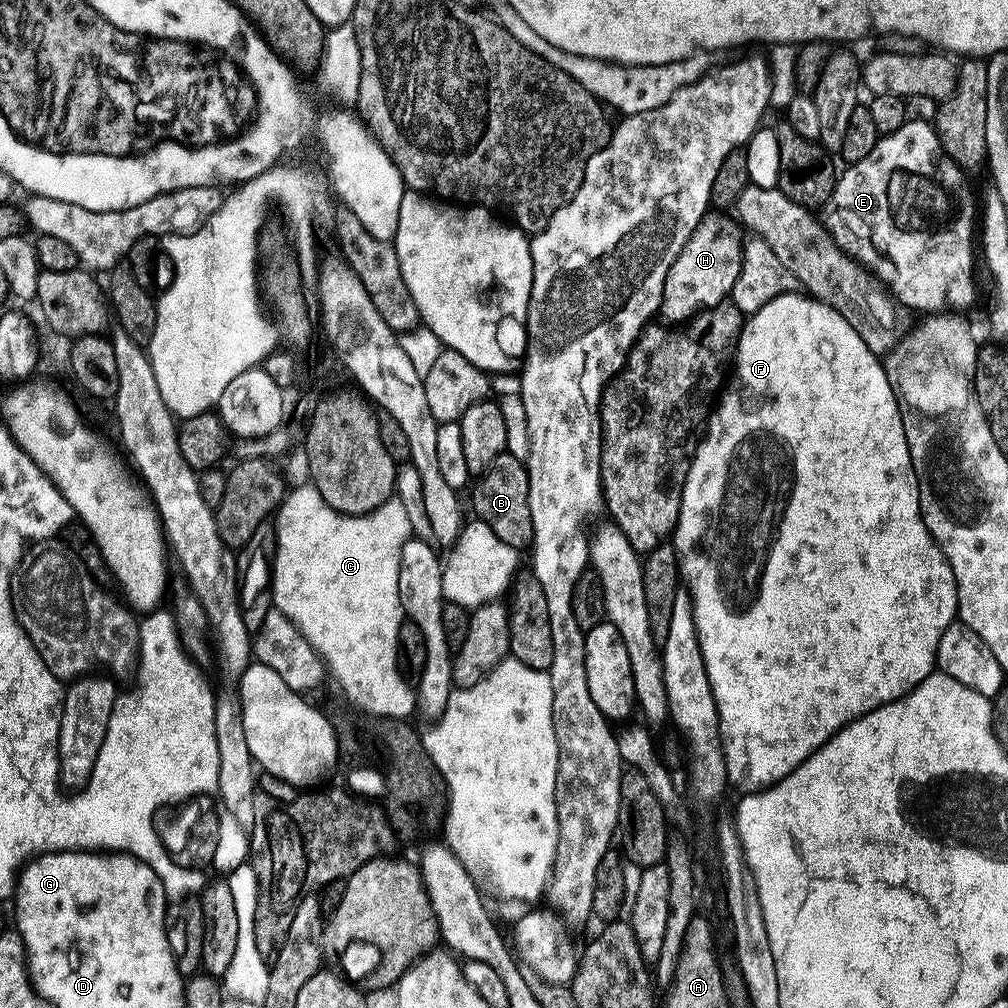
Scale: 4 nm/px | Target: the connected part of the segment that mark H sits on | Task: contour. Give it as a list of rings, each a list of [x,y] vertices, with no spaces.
[[[706,214],[701,218],[686,246],[682,246],[678,258],[674,258],[674,266],[670,266],[666,274],[659,315],[665,316],[672,323],[669,325],[683,325],[697,314],[715,309],[712,308],[715,304],[720,304],[723,300],[725,303],[738,276],[742,251],[741,225],[731,215],[712,215]]]

